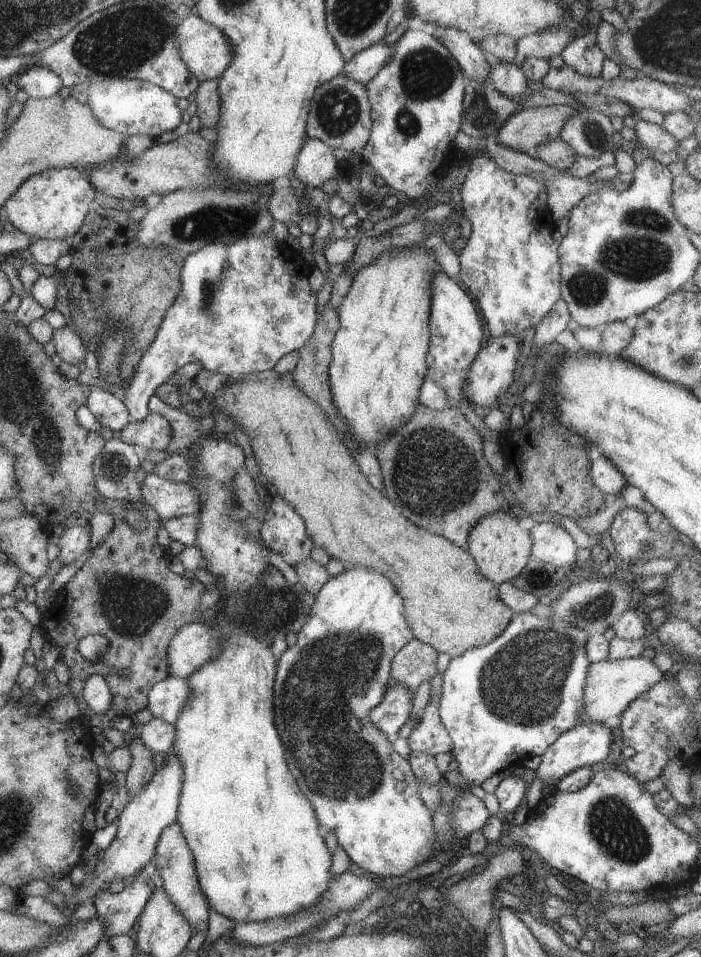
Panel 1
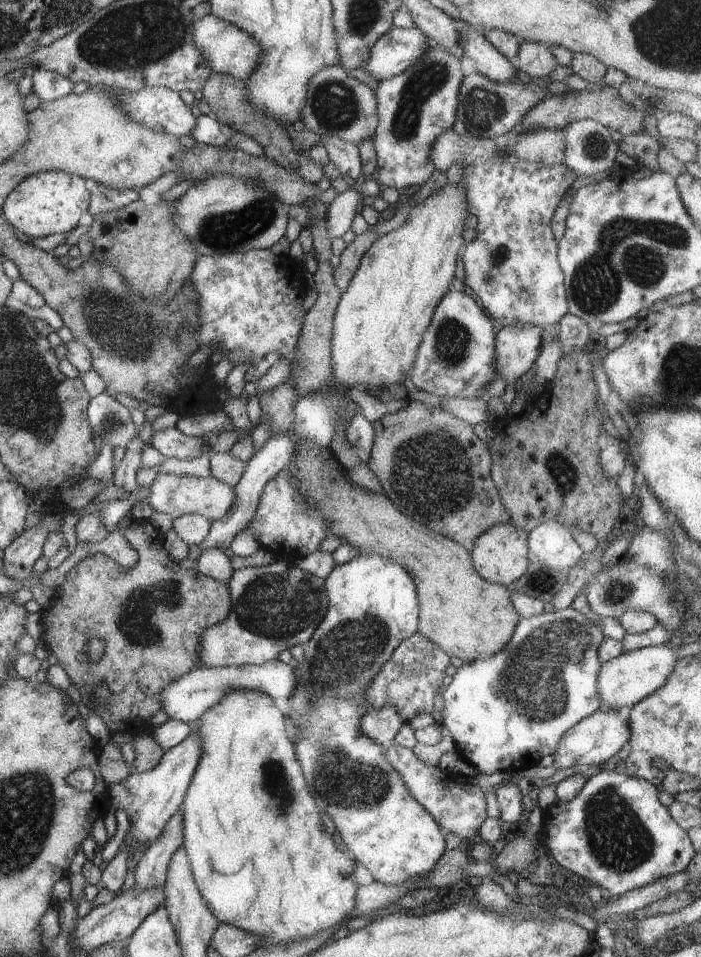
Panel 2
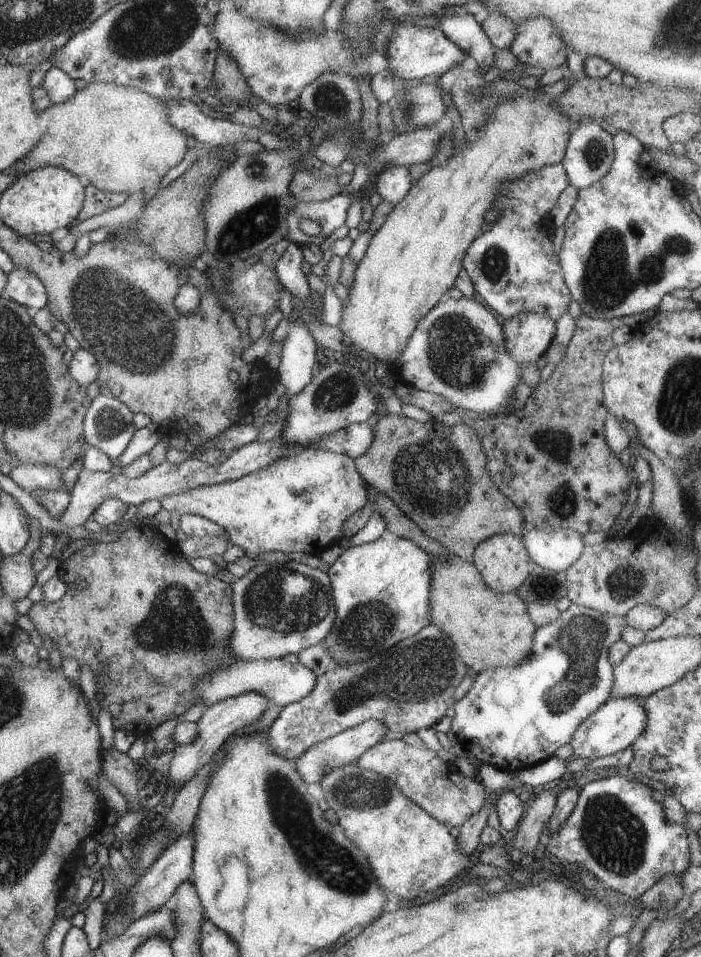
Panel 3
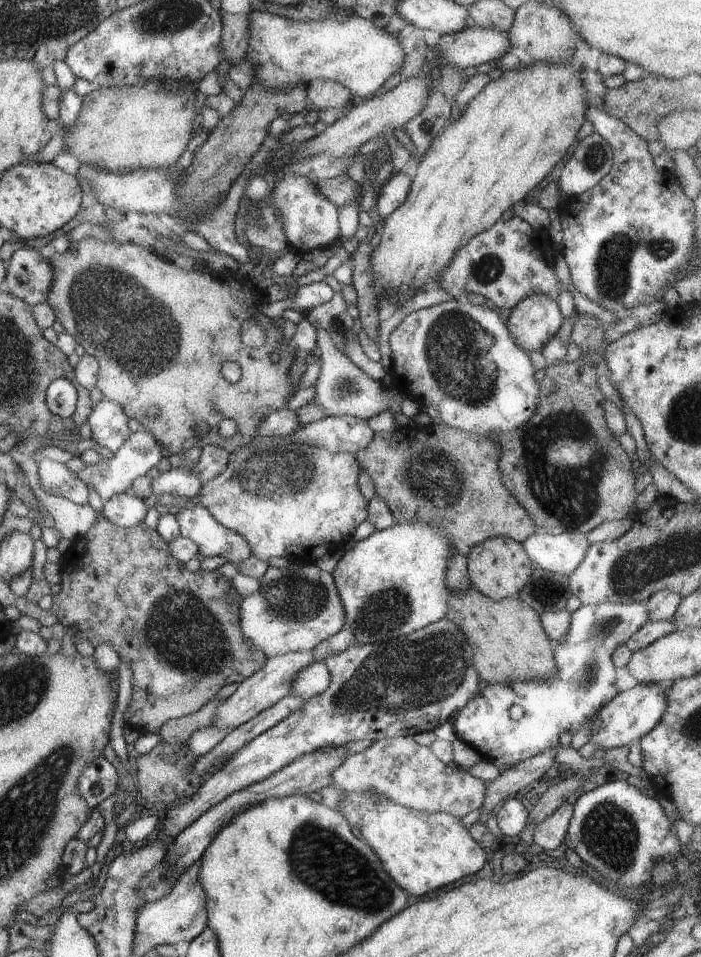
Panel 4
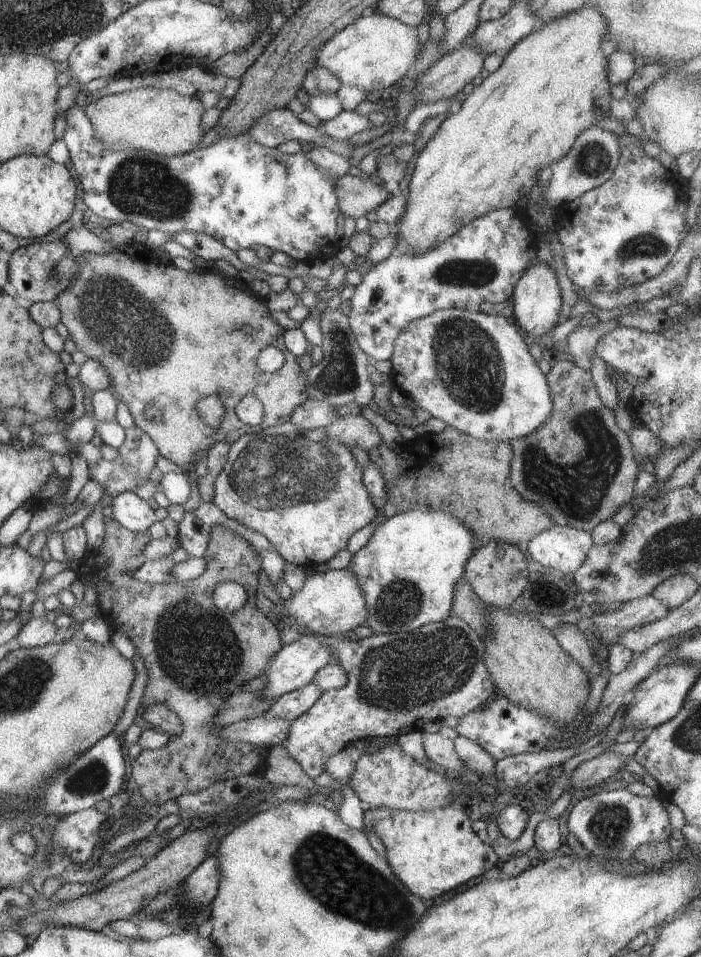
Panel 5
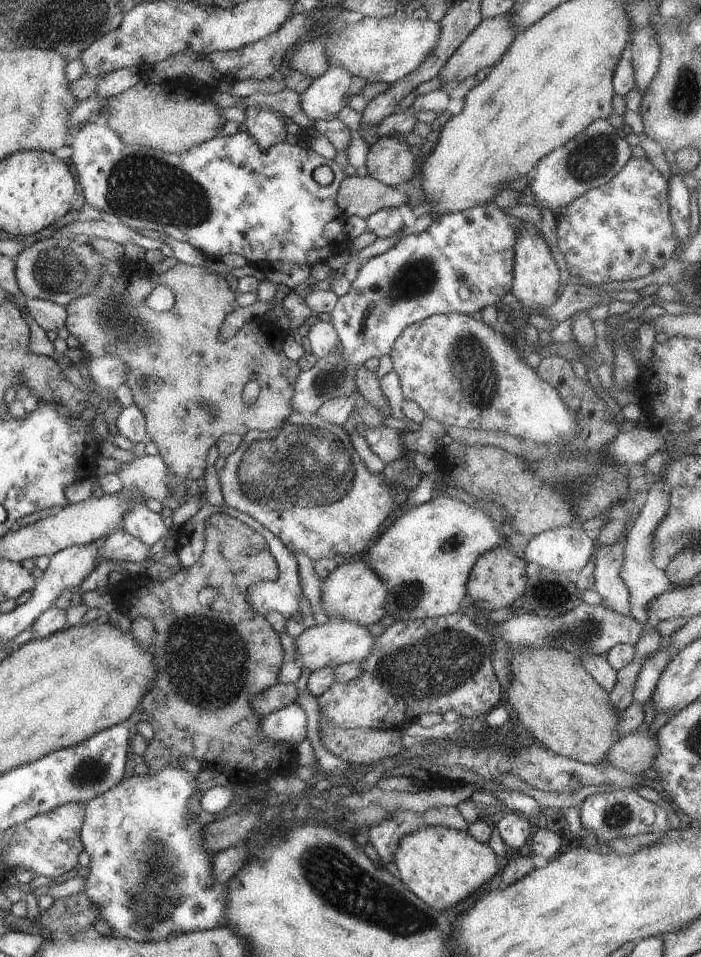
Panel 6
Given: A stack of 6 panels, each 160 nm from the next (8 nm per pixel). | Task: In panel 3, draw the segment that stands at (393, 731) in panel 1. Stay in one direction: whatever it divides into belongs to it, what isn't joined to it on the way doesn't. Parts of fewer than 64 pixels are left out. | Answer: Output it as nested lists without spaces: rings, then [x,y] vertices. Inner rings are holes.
[[[380,720],[362,722],[362,724],[354,728],[350,728],[337,736],[312,746],[303,756],[295,760],[294,766],[296,766],[300,778],[302,778],[306,784],[320,784],[320,780],[326,778],[326,774],[328,774],[330,770],[352,764],[352,762],[355,762],[368,748],[372,748],[372,746],[381,743],[380,740],[382,740],[382,737],[386,736],[388,732],[388,728],[382,726]]]

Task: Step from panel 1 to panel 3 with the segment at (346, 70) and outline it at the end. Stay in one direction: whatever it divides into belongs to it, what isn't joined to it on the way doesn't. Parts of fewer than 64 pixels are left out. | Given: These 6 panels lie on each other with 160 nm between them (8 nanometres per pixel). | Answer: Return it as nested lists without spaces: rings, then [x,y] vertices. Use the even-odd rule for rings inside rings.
[[[400,23],[388,40],[388,69],[400,82],[408,79],[425,79],[441,77],[451,68],[462,68],[462,63],[468,54],[449,40],[440,28],[417,27],[410,23]]]

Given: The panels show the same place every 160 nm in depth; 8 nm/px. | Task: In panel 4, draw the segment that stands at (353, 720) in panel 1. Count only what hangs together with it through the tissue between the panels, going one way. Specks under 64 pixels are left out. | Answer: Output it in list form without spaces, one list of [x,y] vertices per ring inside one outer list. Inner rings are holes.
[[[420,522],[396,523],[393,527],[378,530],[347,550],[332,572],[337,593],[345,610],[343,628],[354,633],[358,645],[367,645],[392,640],[409,635],[415,630],[428,626],[438,619],[446,618],[449,611],[447,600],[450,590],[445,580],[448,559],[456,553],[451,546],[451,538],[444,536],[436,527]],[[374,789],[367,791],[343,791],[343,798],[336,809],[344,815],[344,818],[360,830],[362,838],[376,853],[382,868],[390,875],[390,878],[409,895],[426,896],[428,892],[440,890],[448,884],[454,884],[456,880],[464,876],[472,876],[482,870],[488,862],[486,852],[470,836],[459,818],[448,813],[429,813],[410,807],[400,806],[391,801],[384,793],[378,793]]]

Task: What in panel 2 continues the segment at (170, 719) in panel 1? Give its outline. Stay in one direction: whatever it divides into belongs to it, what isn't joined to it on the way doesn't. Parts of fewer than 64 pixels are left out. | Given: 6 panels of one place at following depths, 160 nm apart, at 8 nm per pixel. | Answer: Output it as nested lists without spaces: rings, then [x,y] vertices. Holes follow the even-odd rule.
[[[277,661],[274,664],[240,665],[237,667],[200,667],[183,674],[177,681],[161,690],[161,710],[170,719],[192,723],[204,714],[219,698],[236,689],[258,689],[272,698],[289,698],[295,687],[294,665]]]

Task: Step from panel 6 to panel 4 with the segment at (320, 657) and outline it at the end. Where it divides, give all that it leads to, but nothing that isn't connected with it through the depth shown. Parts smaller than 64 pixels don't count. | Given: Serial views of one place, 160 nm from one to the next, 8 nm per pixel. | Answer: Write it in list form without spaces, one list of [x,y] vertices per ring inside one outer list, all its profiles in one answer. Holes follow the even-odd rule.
[[[294,651],[275,657],[268,657],[266,664],[247,679],[239,683],[237,690],[217,706],[213,726],[225,731],[234,730],[248,722],[263,710],[274,706],[281,698],[289,694],[293,678],[305,666],[314,663],[312,651]]]

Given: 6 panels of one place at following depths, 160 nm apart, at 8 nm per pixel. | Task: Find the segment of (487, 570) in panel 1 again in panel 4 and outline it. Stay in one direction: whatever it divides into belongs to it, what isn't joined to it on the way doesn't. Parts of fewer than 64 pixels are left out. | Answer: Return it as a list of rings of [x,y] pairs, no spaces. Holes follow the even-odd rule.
[[[492,537],[473,546],[467,554],[467,569],[472,586],[494,601],[518,596],[533,571],[523,543],[506,537]]]

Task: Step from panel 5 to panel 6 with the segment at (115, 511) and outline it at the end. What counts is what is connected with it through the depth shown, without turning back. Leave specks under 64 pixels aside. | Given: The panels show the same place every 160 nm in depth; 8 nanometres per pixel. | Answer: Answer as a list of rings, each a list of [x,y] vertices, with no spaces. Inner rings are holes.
[[[145,504],[134,506],[122,518],[122,530],[150,547],[170,535],[170,528],[163,524],[162,515],[152,512]]]

